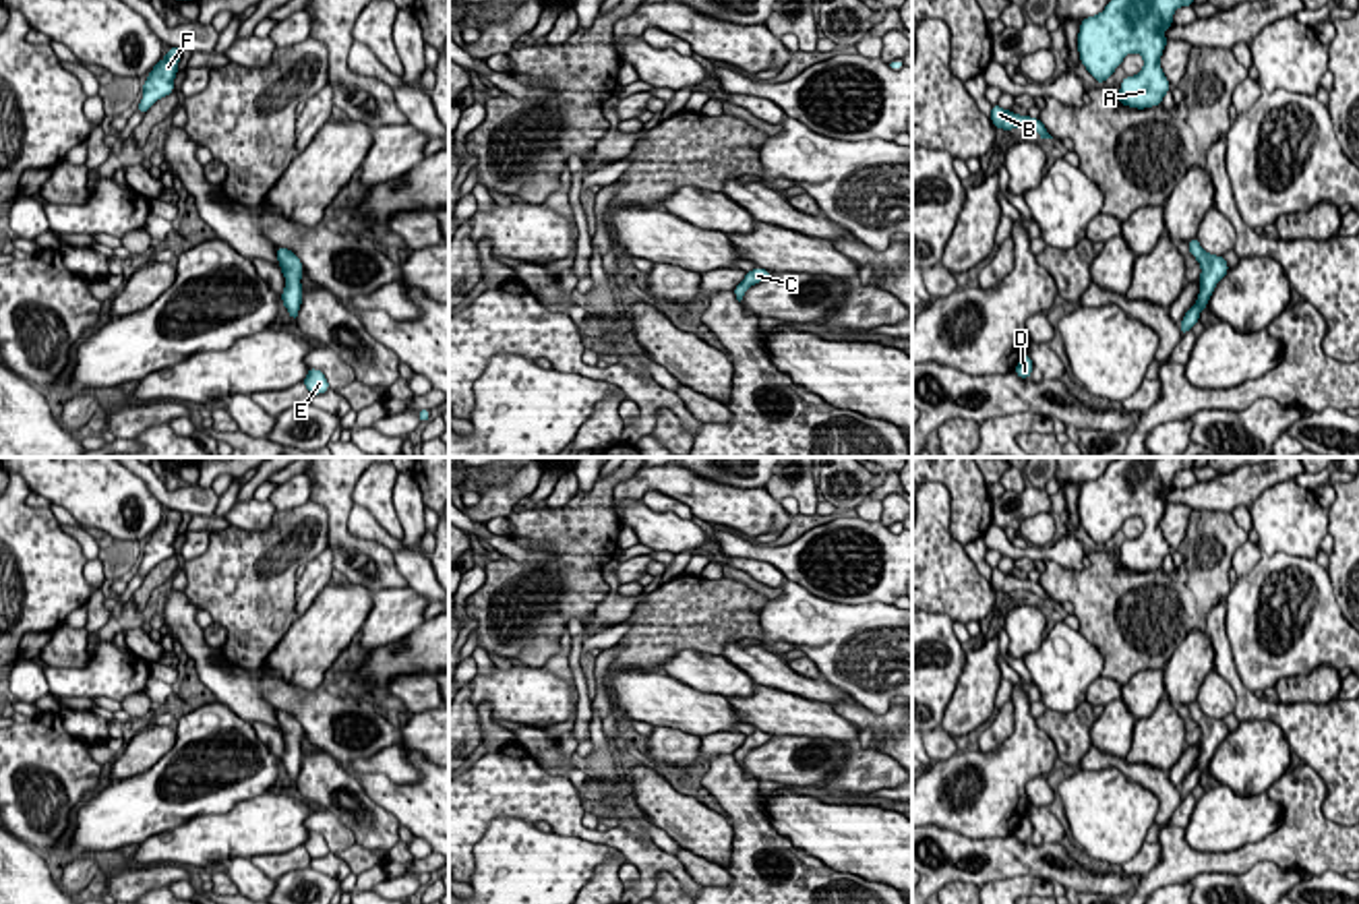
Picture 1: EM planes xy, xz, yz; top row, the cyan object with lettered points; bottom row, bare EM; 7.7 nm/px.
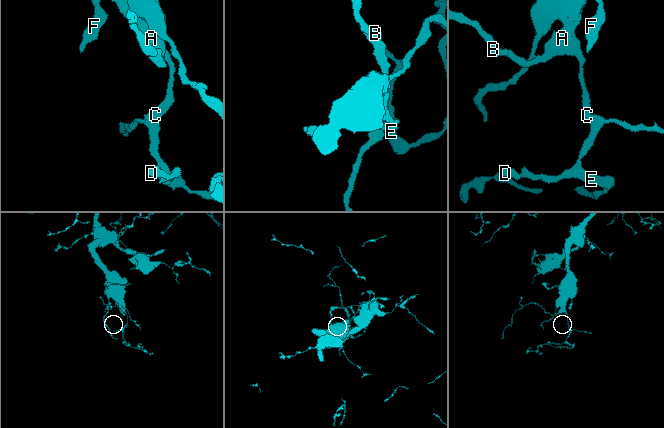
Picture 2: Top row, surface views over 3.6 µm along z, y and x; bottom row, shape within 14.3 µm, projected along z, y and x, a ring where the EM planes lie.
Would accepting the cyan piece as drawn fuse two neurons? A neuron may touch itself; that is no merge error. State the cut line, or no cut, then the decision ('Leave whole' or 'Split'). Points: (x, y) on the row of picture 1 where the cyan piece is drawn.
No split. Leave whole

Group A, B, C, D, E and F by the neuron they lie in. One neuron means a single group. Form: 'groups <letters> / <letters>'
groups A B C D E F

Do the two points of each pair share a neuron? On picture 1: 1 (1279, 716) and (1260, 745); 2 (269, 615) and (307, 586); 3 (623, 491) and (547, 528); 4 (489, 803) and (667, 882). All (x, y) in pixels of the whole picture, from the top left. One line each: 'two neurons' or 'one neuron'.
1: two neurons
2: two neurons
3: two neurons
4: two neurons

